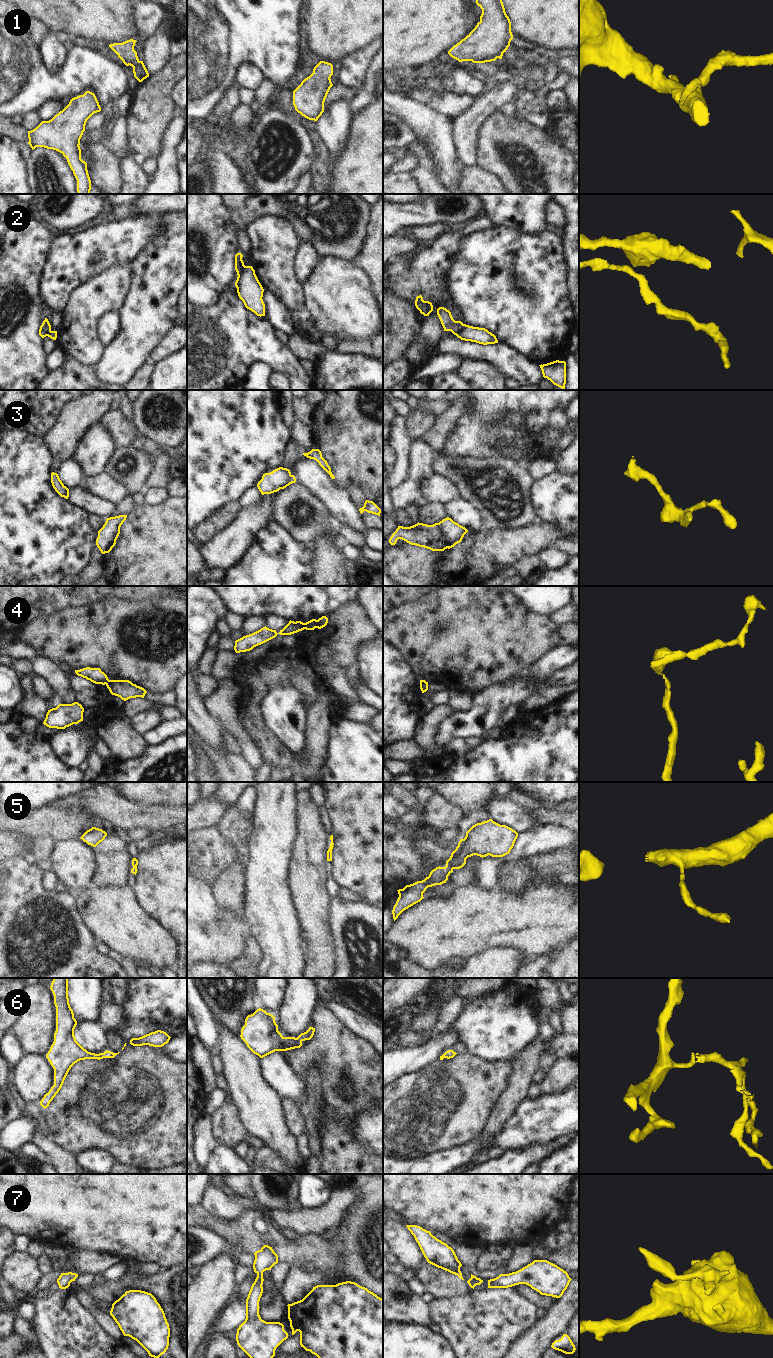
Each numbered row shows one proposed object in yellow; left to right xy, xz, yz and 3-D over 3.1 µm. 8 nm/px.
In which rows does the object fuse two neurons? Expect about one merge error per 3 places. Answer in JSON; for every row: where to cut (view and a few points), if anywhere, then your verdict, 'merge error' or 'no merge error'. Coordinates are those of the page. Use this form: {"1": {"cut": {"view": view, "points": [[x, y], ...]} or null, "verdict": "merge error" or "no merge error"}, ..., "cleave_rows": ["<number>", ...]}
{"1": {"cut": null, "verdict": "no merge error"}, "2": {"cut": {"view": "yz", "points": [[464, 324], [463, 328], [455, 334]]}, "verdict": "merge error"}, "3": {"cut": null, "verdict": "no merge error"}, "4": {"cut": {"view": "xz", "points": [[303, 623], [304, 628]]}, "verdict": "merge error"}, "5": {"cut": null, "verdict": "no merge error"}, "6": {"cut": null, "verdict": "no merge error"}, "7": {"cut": null, "verdict": "no merge error"}, "cleave_rows": ["2", "4"]}

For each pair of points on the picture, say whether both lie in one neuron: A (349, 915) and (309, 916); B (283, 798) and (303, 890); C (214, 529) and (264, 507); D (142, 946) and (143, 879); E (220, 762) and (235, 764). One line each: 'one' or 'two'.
A: two
B: two
C: two
D: two
E: one

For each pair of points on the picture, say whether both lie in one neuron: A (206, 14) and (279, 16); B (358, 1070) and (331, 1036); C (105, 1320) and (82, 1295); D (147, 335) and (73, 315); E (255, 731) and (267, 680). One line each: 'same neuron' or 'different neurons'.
A: same neuron
B: same neuron
C: same neuron
D: different neurons
E: same neuron

